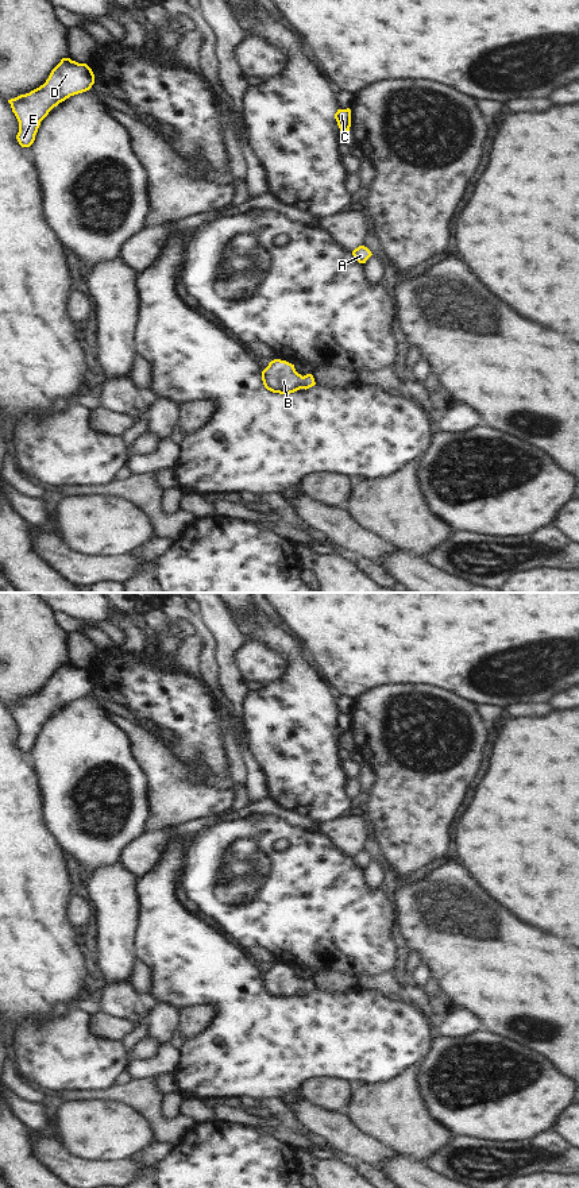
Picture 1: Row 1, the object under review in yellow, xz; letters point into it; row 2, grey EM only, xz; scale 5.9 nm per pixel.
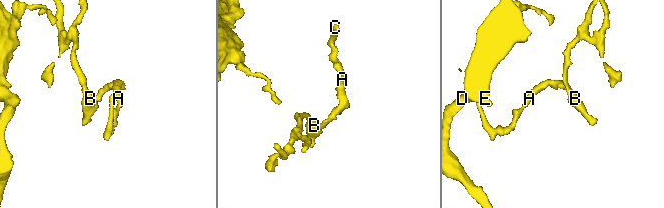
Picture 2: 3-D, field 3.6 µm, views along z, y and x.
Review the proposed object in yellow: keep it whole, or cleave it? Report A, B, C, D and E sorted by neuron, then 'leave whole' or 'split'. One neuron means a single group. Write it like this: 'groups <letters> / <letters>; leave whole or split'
groups A B C D E; leave whole

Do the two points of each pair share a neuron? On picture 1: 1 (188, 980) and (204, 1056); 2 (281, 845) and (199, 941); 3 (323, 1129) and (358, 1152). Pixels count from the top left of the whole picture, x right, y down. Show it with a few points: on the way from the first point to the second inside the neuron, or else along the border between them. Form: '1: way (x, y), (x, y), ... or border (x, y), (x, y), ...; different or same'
1: way (209, 990), (223, 1003), (223, 1026), (215, 1034); same
2: border (219, 930), (242, 951); different
3: way (331, 1129), (335, 1129), (350, 1144); same

